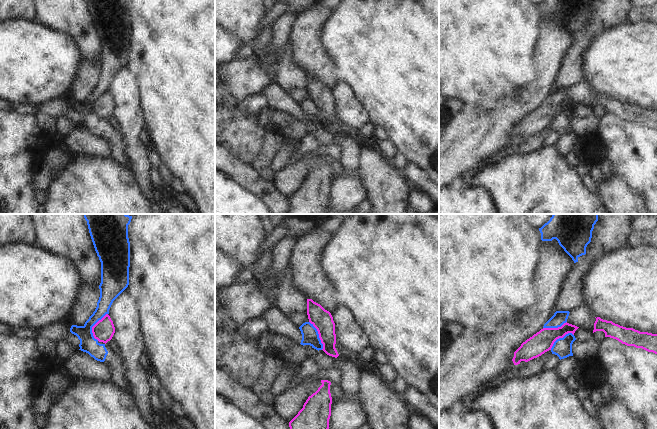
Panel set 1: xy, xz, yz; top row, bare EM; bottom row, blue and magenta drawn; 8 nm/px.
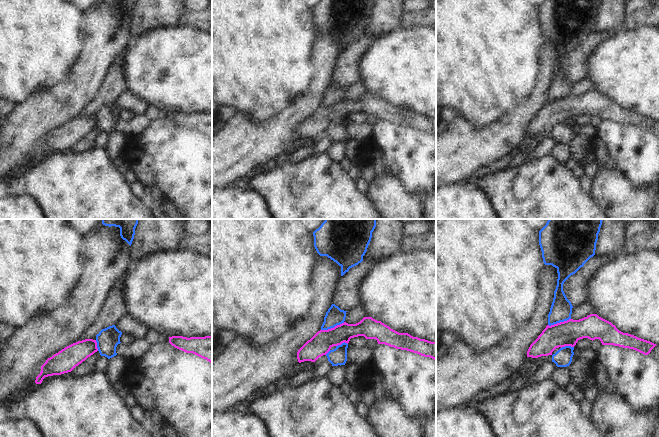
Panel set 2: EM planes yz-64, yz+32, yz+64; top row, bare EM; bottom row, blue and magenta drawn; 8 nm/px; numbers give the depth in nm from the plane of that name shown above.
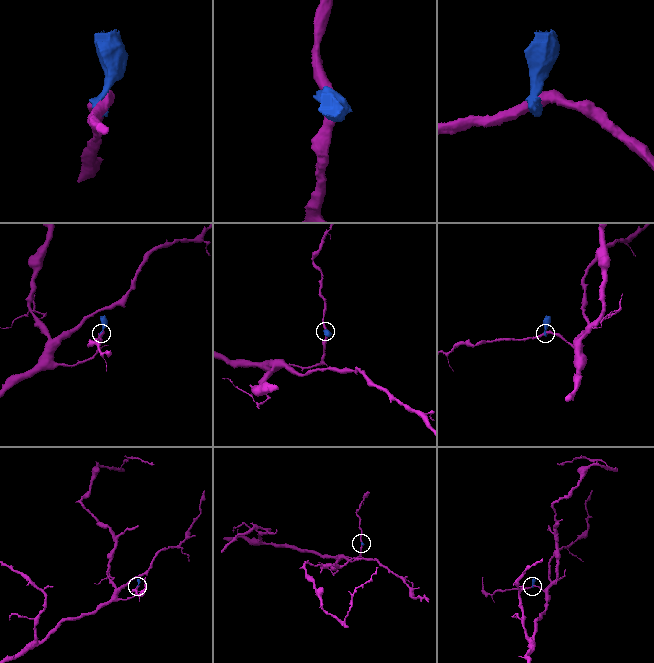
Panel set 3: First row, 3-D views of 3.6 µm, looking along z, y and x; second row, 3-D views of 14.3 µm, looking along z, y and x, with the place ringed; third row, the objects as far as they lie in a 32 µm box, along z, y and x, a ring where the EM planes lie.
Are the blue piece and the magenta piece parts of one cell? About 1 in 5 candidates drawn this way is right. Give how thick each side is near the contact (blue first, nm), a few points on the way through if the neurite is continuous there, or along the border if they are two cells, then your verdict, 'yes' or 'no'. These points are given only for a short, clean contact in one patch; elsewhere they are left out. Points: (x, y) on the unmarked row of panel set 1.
140/170 nm | along xy (107, 89), (92, 103), (92, 111), (97, 116) | no

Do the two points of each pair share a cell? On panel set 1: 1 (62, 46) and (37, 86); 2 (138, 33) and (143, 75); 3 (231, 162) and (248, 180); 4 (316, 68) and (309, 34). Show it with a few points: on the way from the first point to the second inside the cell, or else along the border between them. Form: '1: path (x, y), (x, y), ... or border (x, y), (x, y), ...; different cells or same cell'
1: path (52, 56), (37, 71), (37, 76); same cell
2: path (146, 43), (146, 65); same cell
3: path (234, 166), (244, 176); same cell
4: path (314, 60), (309, 54), (309, 42); same cell

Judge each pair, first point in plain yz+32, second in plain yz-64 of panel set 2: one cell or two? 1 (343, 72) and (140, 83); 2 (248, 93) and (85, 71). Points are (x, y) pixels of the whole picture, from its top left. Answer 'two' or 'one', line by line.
1: two
2: two

